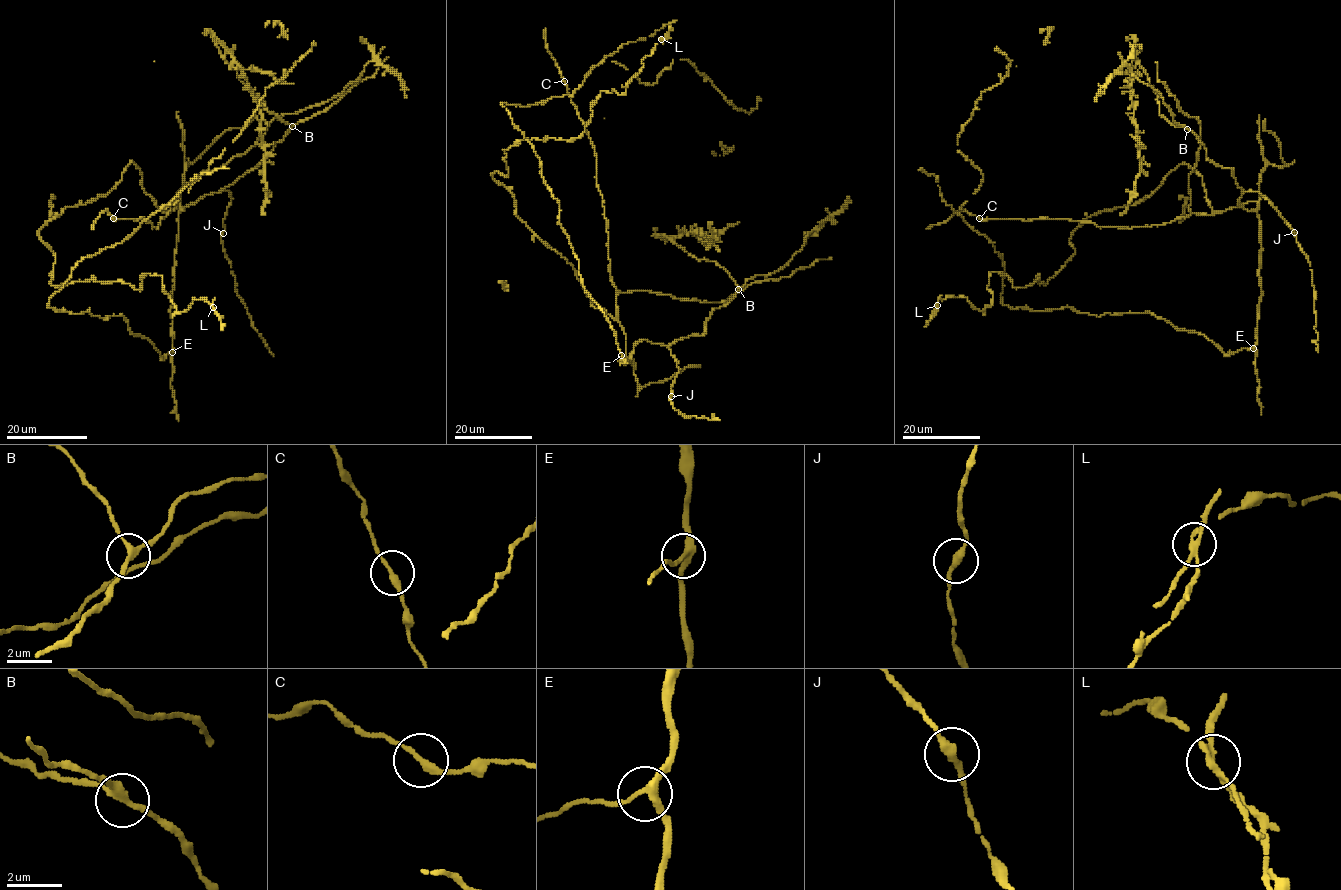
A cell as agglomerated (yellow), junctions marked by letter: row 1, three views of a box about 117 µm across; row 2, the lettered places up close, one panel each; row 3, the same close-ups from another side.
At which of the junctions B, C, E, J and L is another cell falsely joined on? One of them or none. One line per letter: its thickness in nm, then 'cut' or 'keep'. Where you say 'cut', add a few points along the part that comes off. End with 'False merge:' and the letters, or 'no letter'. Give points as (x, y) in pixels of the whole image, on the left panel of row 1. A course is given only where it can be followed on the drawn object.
B: 240 nm | keep
C: 240 nm | keep
E: 280 nm | keep
J: 280 nm | keep
L: 200 nm | cut | (213, 307), (222, 330)
False merge: L

